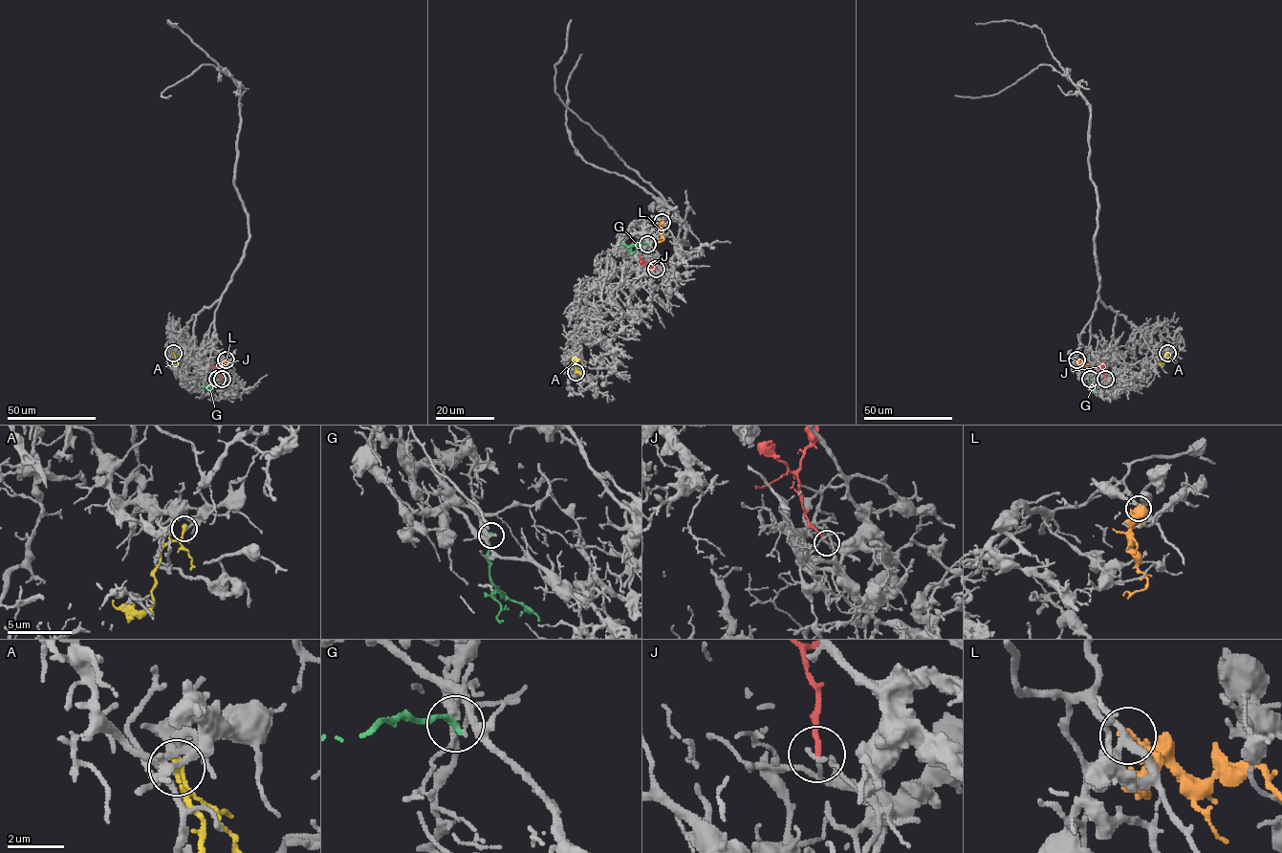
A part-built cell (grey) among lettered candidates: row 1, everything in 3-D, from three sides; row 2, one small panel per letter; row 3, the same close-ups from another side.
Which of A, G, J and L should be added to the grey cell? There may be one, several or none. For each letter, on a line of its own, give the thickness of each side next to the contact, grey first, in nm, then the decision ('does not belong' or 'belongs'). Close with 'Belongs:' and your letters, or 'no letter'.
A: 150/180 nm | does not belong
G: 280/200 nm | does not belong
J: 140/190 nm | does not belong
L: 240/260 nm | does not belong
Belongs: no letter

